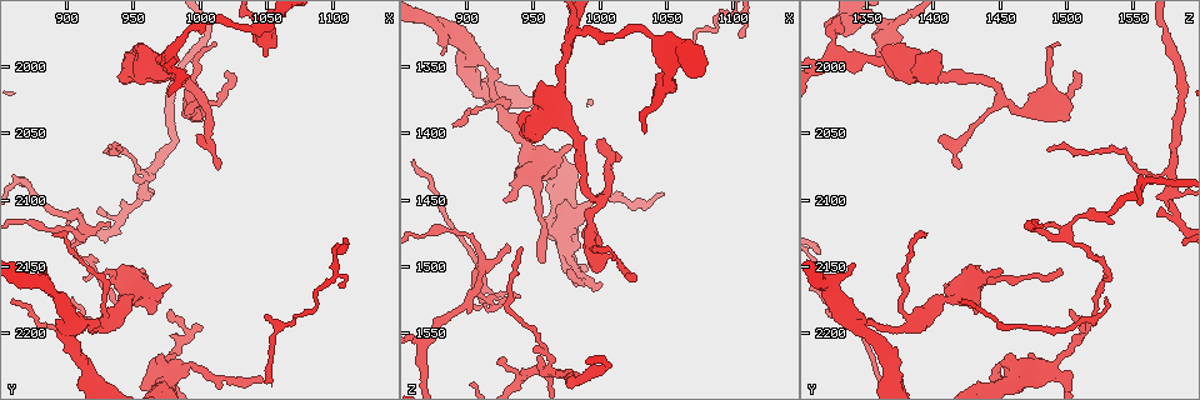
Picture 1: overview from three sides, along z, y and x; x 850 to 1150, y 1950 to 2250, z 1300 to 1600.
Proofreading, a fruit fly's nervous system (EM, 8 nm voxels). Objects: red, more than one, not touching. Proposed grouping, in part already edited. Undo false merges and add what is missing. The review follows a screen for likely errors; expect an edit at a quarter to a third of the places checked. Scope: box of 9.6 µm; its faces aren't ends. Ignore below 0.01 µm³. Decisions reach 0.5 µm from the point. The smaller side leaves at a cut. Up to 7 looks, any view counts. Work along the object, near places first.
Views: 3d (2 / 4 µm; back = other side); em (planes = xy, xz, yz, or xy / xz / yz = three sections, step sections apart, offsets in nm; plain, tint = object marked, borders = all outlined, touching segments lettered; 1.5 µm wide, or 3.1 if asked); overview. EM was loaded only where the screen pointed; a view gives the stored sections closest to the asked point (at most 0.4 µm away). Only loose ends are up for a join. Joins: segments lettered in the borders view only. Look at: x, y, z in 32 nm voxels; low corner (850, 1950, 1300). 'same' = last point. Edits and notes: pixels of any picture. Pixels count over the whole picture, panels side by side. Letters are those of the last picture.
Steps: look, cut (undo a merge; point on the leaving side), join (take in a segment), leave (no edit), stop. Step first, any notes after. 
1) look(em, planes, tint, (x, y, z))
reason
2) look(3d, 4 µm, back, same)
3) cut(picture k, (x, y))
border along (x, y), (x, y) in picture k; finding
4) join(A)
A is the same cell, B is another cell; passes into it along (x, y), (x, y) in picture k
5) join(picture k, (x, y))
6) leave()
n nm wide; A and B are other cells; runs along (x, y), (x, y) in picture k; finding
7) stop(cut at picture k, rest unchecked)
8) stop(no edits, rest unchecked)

look(3d, 2 µm, (1010, 1984, 1496))
an open end

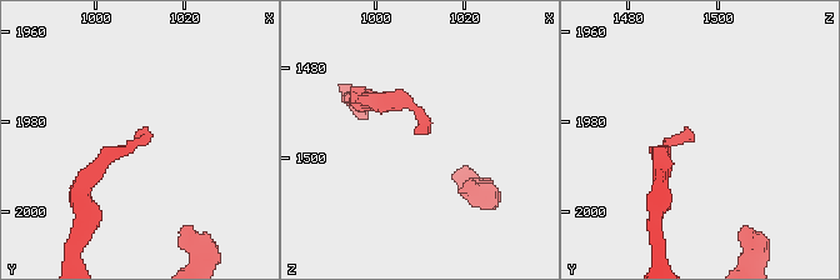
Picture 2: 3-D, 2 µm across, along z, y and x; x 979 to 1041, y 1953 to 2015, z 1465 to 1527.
look(em, planes, plain, (1009, 1983, 1494))
shape alone is not enough

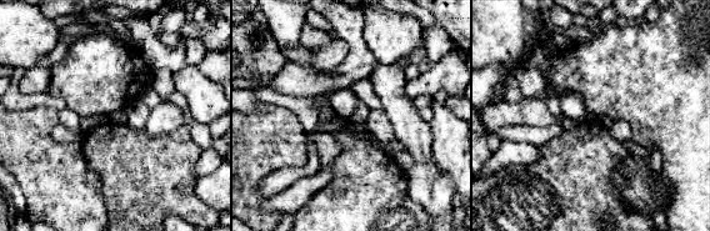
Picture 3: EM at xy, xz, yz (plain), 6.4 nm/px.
look(em, planes, borders, same)

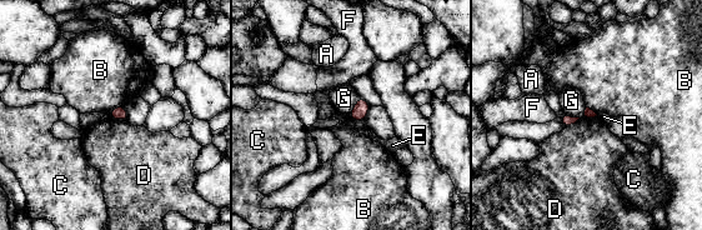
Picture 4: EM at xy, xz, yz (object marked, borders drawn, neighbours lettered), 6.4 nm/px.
leave()
A, B, C, D, E, F and G are other cells; border along (360, 96), (349, 113) in picture 4; no lettered segment goes on from it

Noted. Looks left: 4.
look(3d, 2 µm, back, (962, 2184, 1432))
branch stops here

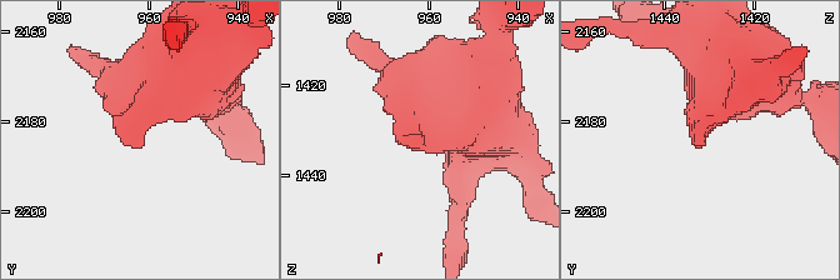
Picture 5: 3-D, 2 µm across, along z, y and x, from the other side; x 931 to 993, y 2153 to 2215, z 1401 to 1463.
look(em, xy, step 4, borders, (963, 2186, 1433))

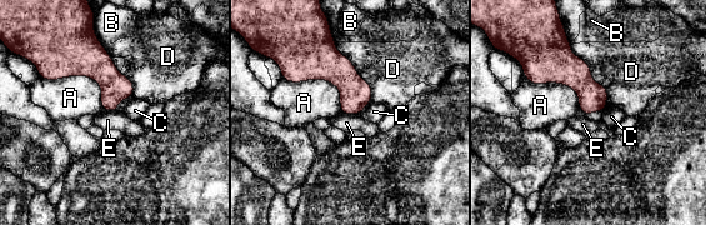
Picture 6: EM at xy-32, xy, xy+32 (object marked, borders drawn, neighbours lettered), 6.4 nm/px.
leave()
A, B, C, D and E are other cells; border along (341, 111), (360, 114) in picture 6; none of them fits

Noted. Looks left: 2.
stop(no edits, rest unchecked)

